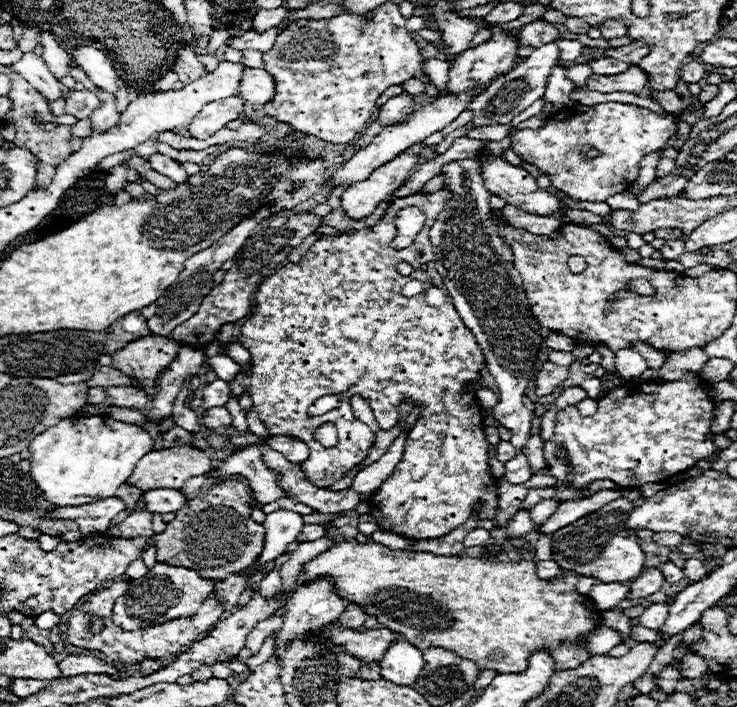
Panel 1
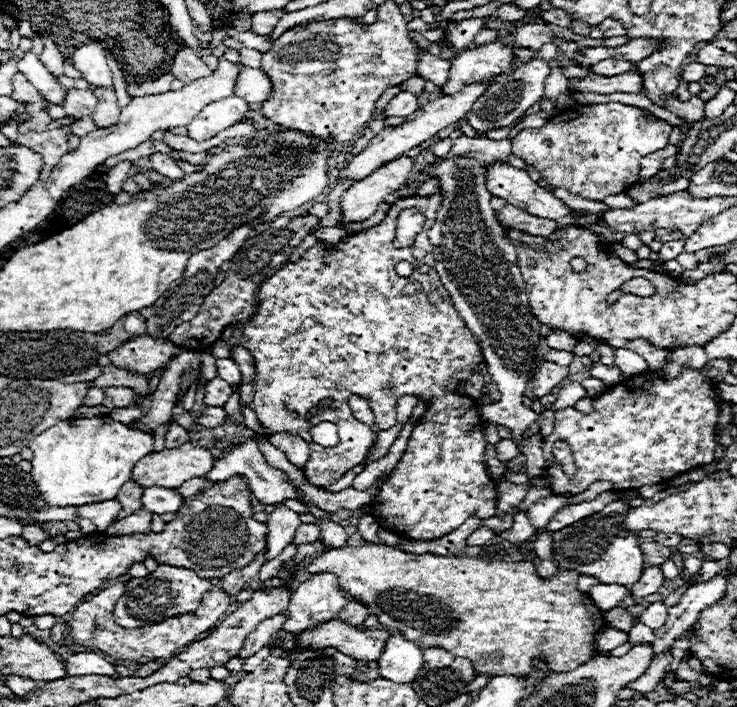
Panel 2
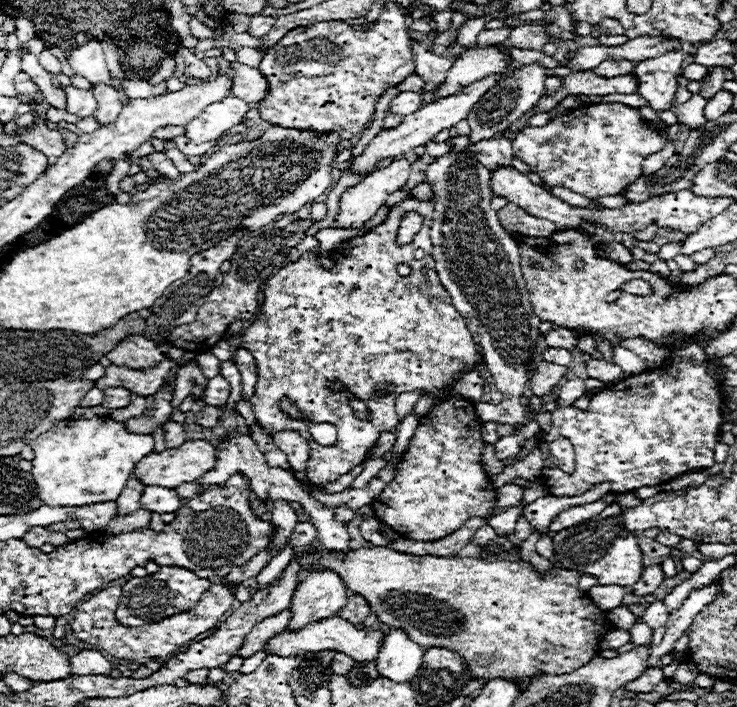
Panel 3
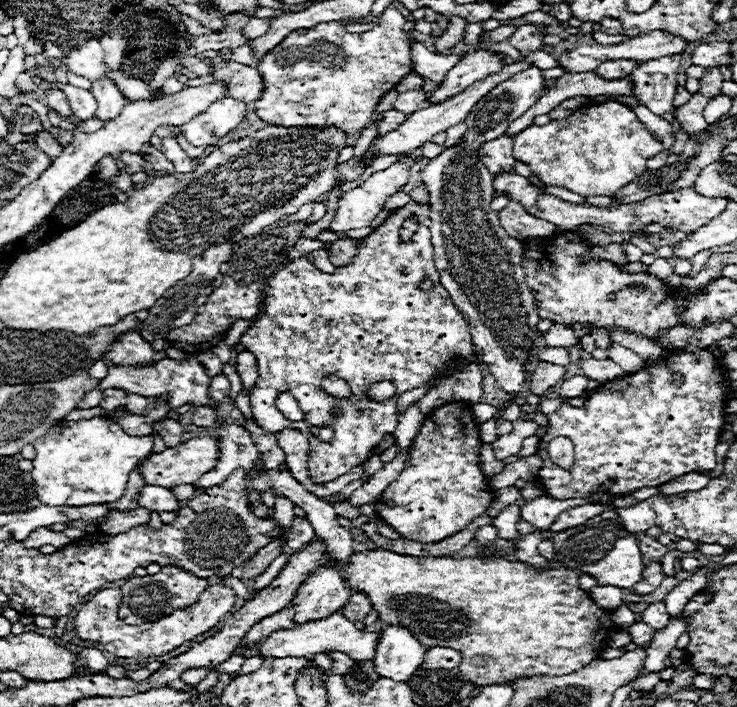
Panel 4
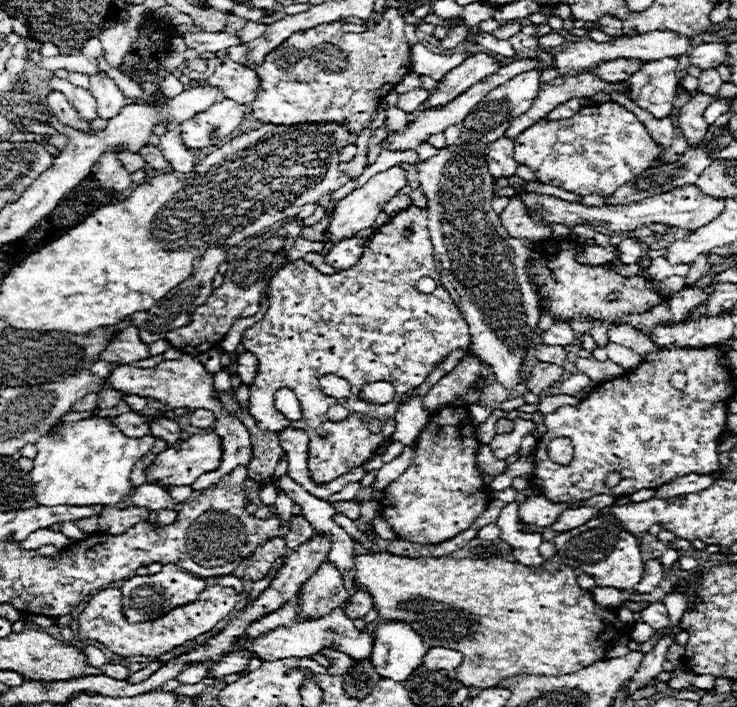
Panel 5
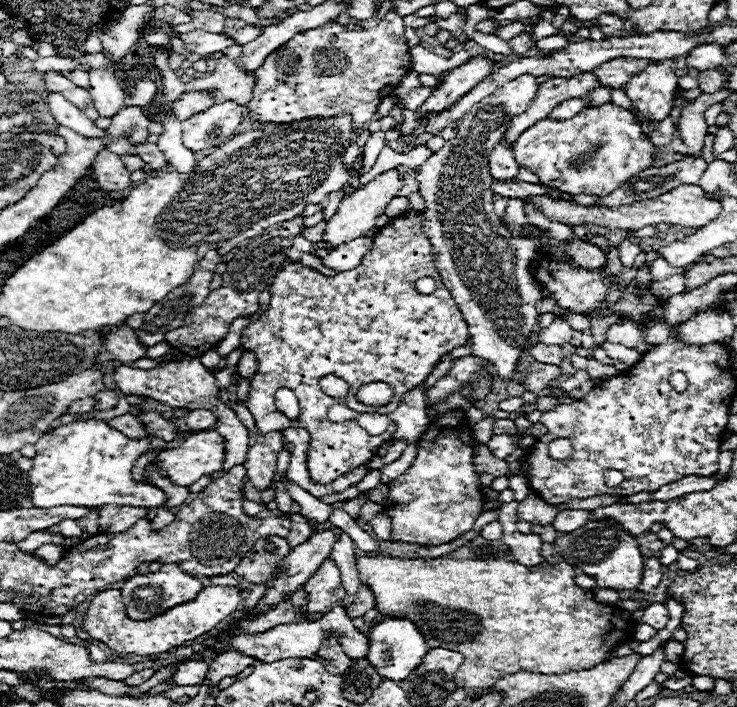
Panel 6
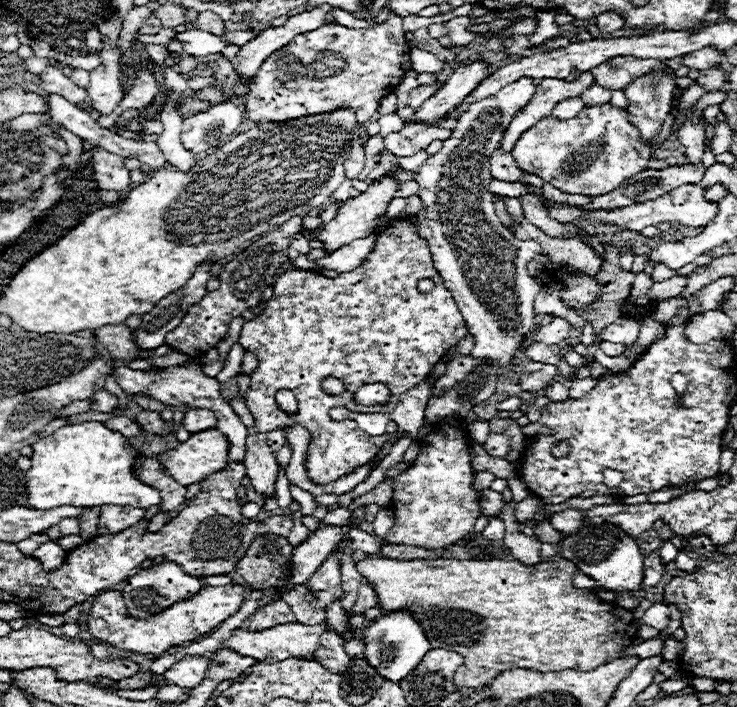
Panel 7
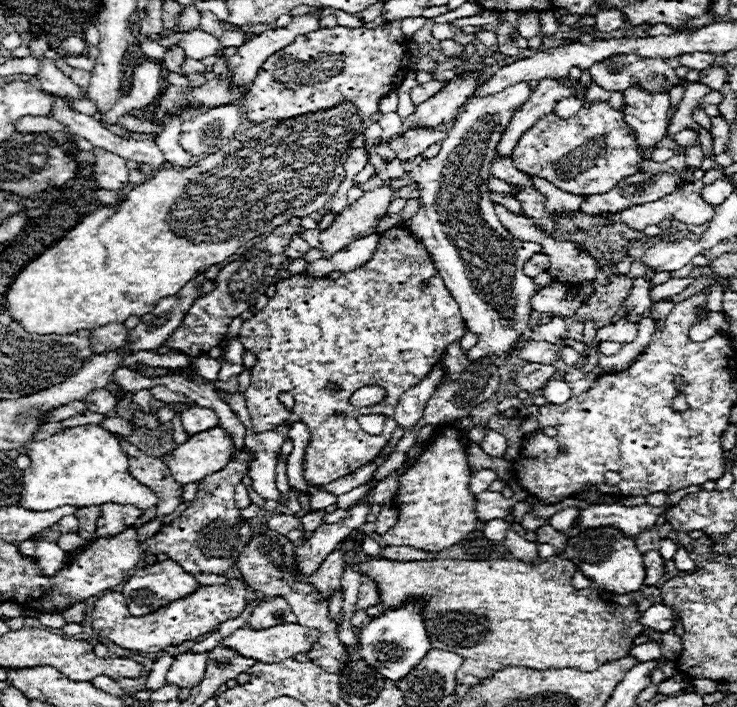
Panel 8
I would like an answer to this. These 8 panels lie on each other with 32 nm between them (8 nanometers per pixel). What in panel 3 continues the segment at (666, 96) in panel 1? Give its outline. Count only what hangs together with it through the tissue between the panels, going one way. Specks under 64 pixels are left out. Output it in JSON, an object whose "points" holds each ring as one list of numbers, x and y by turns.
{"points":[[692,94,692,98,684,104,670,104,670,110,678,116,678,120,686,126,686,128,696,128,702,126,706,122,704,118,704,106,706,106,706,98,702,98,700,94]]}

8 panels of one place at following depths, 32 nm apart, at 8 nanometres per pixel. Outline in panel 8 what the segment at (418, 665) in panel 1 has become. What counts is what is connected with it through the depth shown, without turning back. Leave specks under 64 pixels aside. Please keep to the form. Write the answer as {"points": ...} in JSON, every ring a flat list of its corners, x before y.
{"points":[[406,604,394,610,386,610,382,616,370,620,358,634,358,640,362,644,362,660,366,664,370,664,372,668,378,670,378,674,382,674,388,680,402,680,402,676,406,676,408,672,412,672,420,660,426,656,426,652,432,648,424,622,420,620,422,612,418,608,418,604]]}

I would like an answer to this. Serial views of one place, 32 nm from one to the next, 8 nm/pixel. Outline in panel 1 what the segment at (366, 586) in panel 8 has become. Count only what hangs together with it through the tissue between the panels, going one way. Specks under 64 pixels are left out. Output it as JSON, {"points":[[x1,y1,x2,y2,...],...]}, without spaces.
{"points":[[348,604,346,610,340,616,340,624,344,628,350,628,350,630,360,630,364,626,364,620,366,620,364,610,358,608,358,606,354,606,354,604]]}

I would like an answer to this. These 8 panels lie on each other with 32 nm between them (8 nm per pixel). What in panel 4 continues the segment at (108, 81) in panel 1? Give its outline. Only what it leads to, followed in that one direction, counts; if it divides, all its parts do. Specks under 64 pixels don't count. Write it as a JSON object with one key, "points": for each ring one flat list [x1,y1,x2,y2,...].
{"points":[[98,40,86,42,82,48,74,50,70,55,64,58,52,58,51,62,56,67,66,64,70,72,86,76,90,82,94,80,104,80,106,76,106,64,104,64,104,52]]}

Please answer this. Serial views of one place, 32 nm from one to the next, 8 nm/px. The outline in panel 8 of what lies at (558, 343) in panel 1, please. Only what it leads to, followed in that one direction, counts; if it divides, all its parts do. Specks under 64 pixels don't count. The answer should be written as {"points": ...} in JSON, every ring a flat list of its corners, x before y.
{"points":[[554,316,550,324,539,325,532,330,532,340,544,340,544,342,556,344,564,338,568,338,568,328,564,318,560,316]]}

